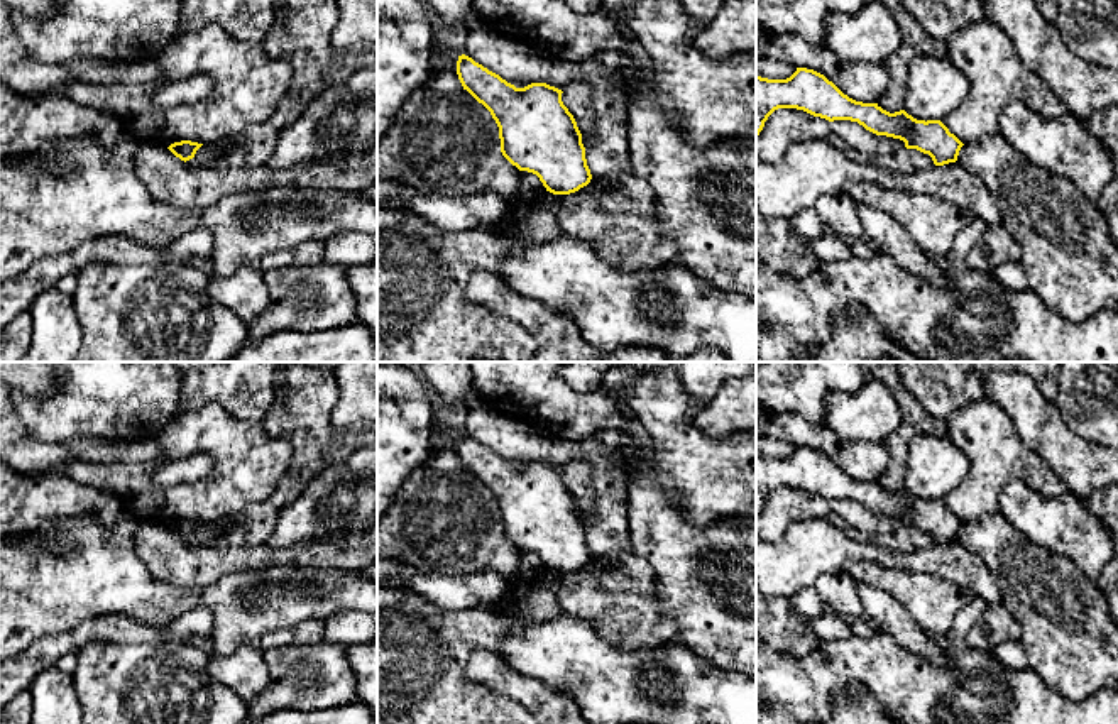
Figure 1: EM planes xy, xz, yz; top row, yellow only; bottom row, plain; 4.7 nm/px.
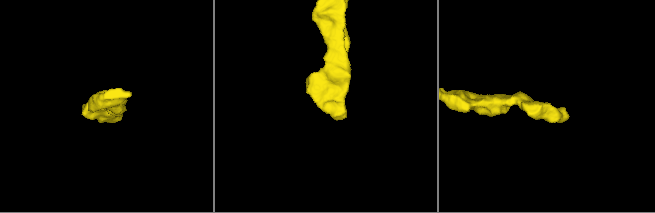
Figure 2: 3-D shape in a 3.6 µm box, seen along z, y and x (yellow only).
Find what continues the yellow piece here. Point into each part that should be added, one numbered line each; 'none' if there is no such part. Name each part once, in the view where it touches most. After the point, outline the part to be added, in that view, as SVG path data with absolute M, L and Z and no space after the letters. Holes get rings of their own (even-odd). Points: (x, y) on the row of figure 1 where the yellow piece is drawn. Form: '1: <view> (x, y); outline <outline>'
none

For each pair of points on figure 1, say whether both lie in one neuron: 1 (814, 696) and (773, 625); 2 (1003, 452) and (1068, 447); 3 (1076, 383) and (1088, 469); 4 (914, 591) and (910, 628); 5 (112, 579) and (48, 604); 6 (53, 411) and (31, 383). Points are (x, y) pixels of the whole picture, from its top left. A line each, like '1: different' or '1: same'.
1: different
2: different
3: different
4: different
5: same
6: different

